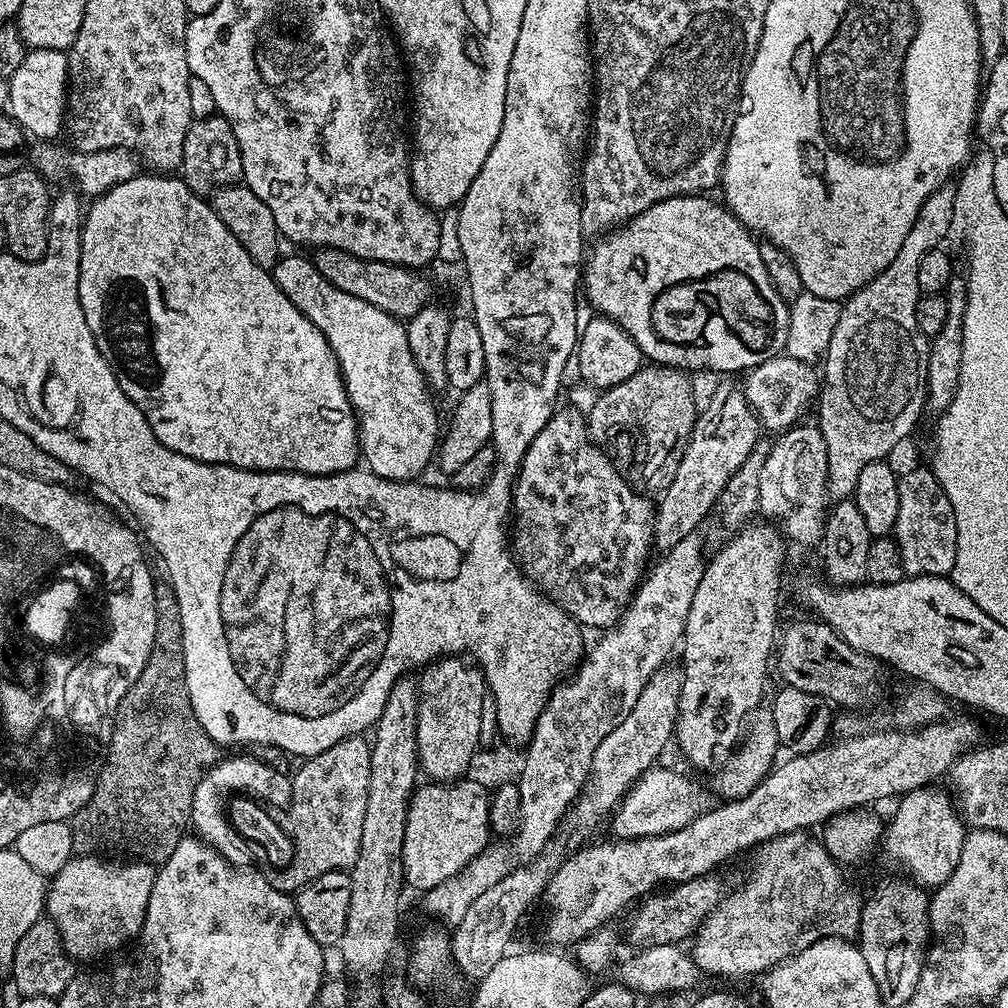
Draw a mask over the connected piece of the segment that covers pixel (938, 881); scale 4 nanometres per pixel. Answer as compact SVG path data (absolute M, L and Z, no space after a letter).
M929 786L919 788L913 792L906 792L899 797L896 813L892 816L892 821L887 821L882 832L882 849L896 864L901 864L905 868L907 875L915 883L928 890L935 890L954 874L954 866L958 866L958 858L962 858L962 846L966 835L966 825L954 803L953 797L947 791L936 788L940 786Z

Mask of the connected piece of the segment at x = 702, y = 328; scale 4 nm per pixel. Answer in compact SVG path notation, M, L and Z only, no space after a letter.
M689 194L686 196L675 196L669 200L658 202L650 206L642 214L638 214L627 224L601 235L591 245L586 256L586 263L582 268L582 292L588 295L590 303L596 307L595 311L602 316L608 316L616 321L622 330L634 338L634 342L640 348L640 353L653 365L667 366L681 370L693 370L692 368L709 368L712 372L740 372L758 367L762 362L781 355L788 347L788 321L789 301L783 300L774 290L770 282L770 274L766 274L766 266L762 262L760 244L754 239L753 233L741 224L740 219L733 212L729 212L723 203L715 204L704 194Z

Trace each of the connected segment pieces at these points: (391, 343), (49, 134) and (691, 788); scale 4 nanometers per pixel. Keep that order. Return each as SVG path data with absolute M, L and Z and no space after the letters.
M281 255L270 271L278 290L282 290L282 294L286 294L286 298L290 298L290 302L294 302L294 306L298 306L298 310L302 310L302 314L306 314L306 318L310 318L310 322L314 322L318 330L322 330L338 362L346 394L356 411L356 423L360 429L360 455L367 471L387 480L412 482L420 478L424 467L431 460L433 463L437 455L442 422L440 424L436 418L433 393L424 380L424 375L418 370L418 362L414 362L414 354L410 354L407 327L396 317L386 314L386 310L378 310L378 306L370 306L370 302L362 302L362 298L354 298L354 294L338 290L338 286L322 278L307 255Z
M34 48L24 53L22 66L14 70L7 81L7 111L29 137L41 136L44 142L52 142L61 135L68 101L68 54L67 51Z
M653 766L623 796L618 807L611 813L612 836L618 840L637 840L643 836L661 836L667 832L682 830L701 814L709 811L707 787L695 784L688 776L672 768Z

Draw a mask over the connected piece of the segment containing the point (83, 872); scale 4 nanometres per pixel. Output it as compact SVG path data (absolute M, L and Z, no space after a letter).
M77 855L68 860L51 877L46 888L47 919L56 923L64 949L77 961L104 956L107 952L122 947L127 940L132 942L139 937L146 918L146 906L150 902L150 890L156 881L157 869L147 862L128 862L132 864L103 864L103 862L99 855Z

